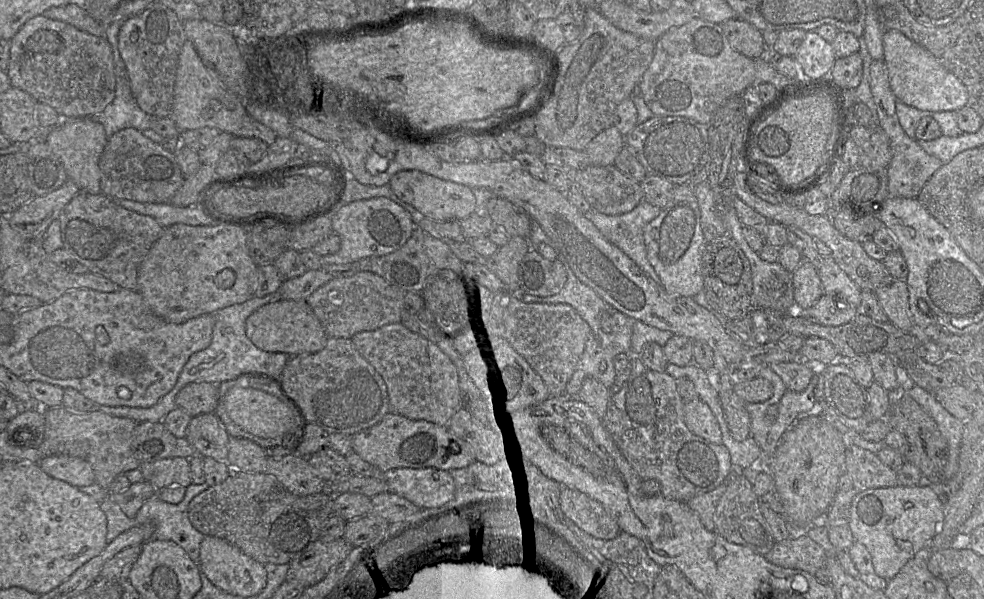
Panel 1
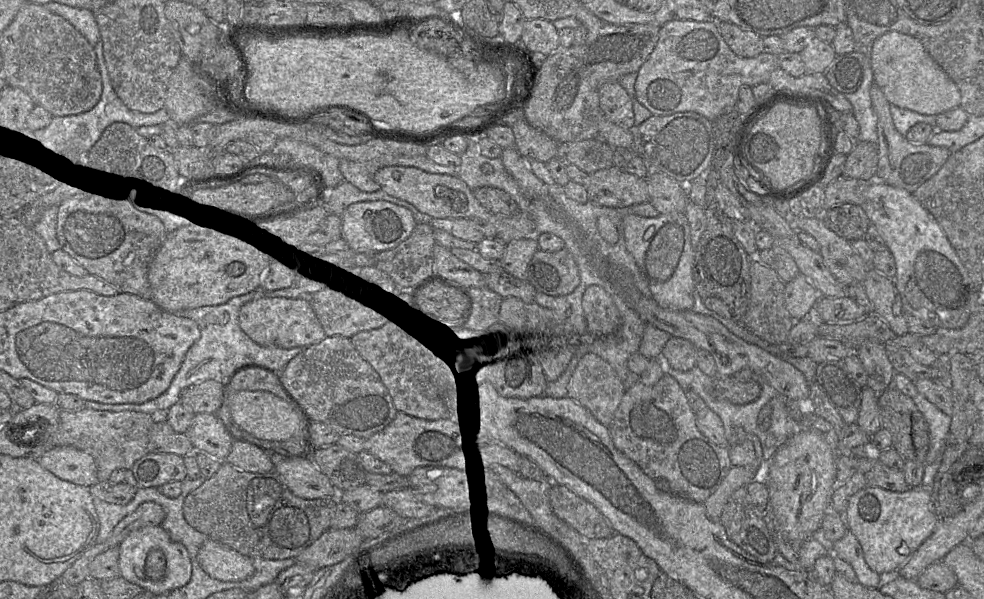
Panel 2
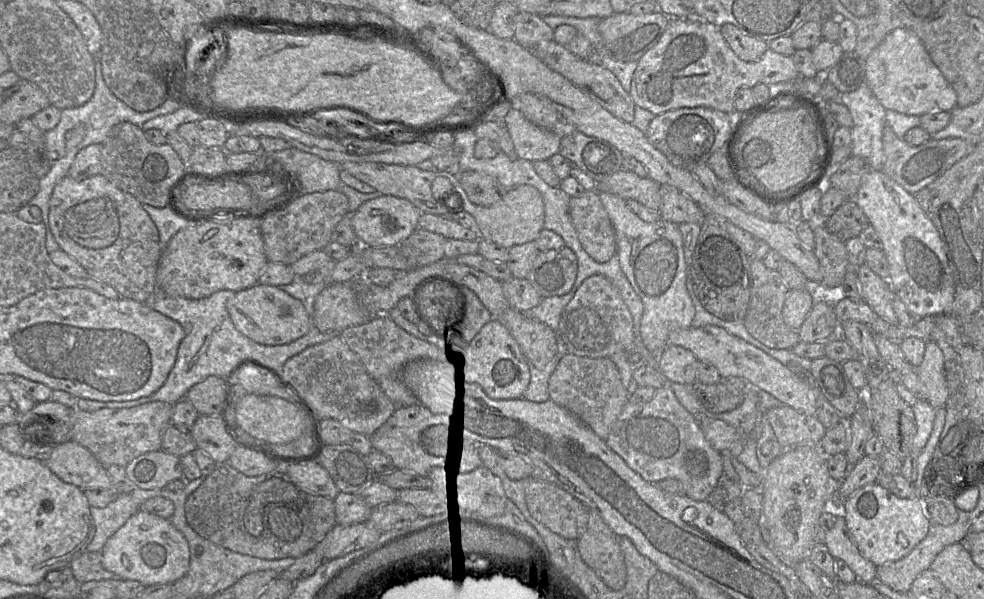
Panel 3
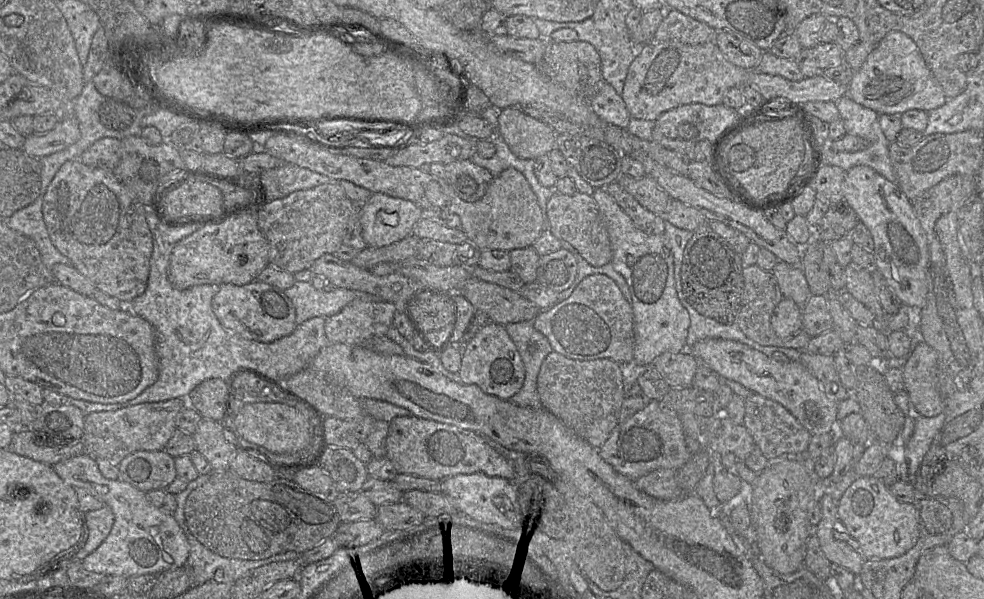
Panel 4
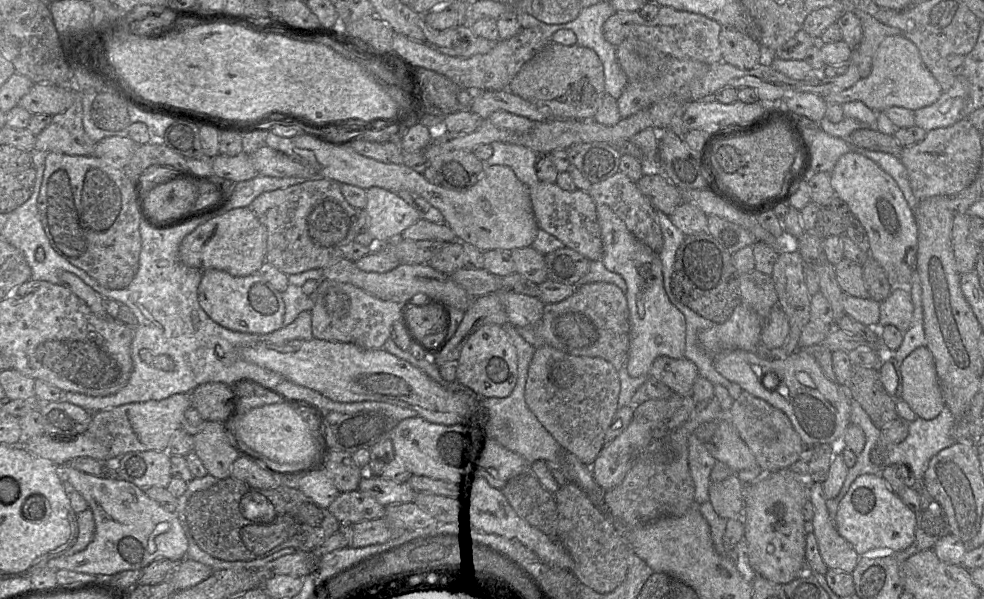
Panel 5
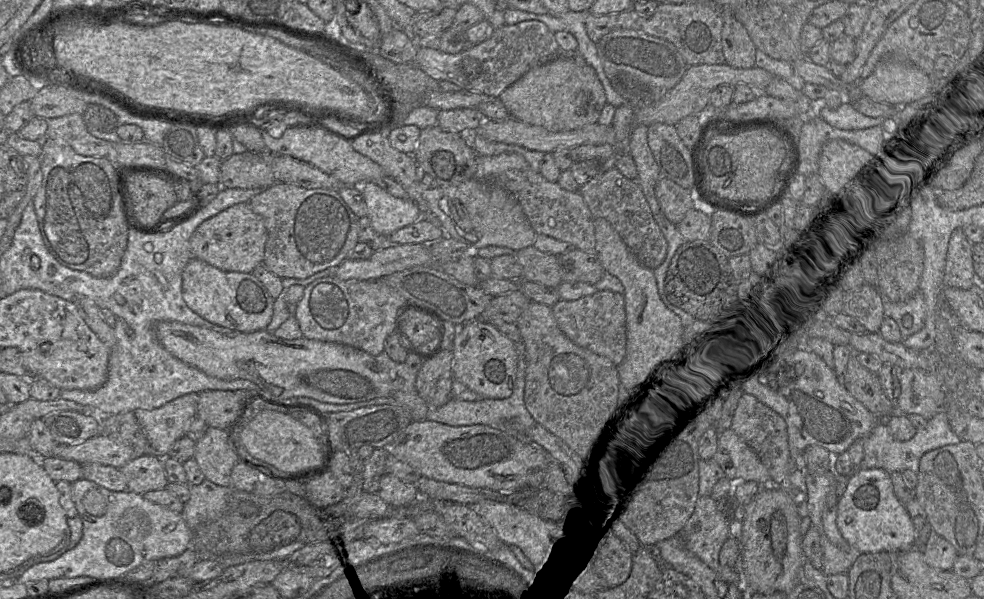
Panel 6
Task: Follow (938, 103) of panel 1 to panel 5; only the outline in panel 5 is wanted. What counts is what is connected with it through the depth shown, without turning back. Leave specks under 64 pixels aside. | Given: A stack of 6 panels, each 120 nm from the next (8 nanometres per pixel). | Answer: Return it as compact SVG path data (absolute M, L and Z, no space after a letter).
M889 36L879 45L868 77L860 78L850 88L823 98L827 104L842 105L851 101L861 101L876 112L890 107L904 107L915 111L935 103L942 92L941 86L925 66L916 45L902 36Z

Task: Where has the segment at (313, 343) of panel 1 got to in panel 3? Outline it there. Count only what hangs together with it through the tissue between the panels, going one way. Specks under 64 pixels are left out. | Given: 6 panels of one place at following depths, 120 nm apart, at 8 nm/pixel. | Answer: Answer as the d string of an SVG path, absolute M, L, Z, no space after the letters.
M256 283L238 291L228 300L227 311L240 333L262 345L289 344L306 335L312 326L312 317L307 314L301 301L277 286Z

